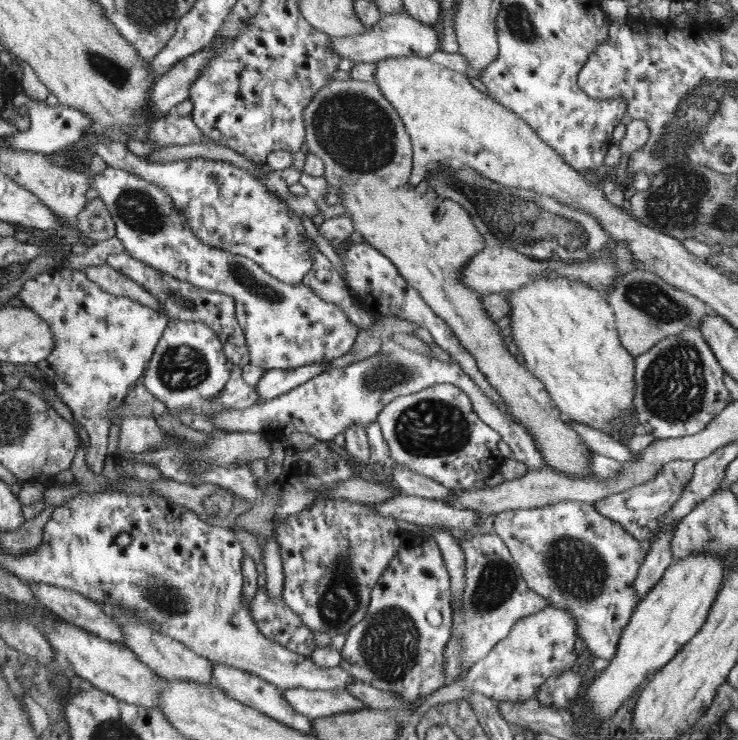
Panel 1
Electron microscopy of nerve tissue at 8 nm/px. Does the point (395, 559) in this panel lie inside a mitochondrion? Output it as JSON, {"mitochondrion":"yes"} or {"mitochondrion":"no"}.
{"mitochondrion":"no"}

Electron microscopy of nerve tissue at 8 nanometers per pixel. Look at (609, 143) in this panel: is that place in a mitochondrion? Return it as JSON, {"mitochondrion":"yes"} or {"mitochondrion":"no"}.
{"mitochondrion":"no"}

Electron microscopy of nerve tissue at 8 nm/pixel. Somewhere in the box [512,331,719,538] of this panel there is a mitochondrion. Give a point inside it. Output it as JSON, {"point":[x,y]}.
{"point":[674,386]}

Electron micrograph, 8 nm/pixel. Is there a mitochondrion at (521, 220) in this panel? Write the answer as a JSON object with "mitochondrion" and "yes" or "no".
{"mitochondrion":"yes"}

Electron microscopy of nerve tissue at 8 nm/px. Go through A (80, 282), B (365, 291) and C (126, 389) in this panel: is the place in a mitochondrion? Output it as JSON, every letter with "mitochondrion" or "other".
{"A":"other","B":"other","C":"other"}

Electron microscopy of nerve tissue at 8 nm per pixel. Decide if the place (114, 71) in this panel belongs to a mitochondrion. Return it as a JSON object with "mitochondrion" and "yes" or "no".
{"mitochondrion":"yes"}

